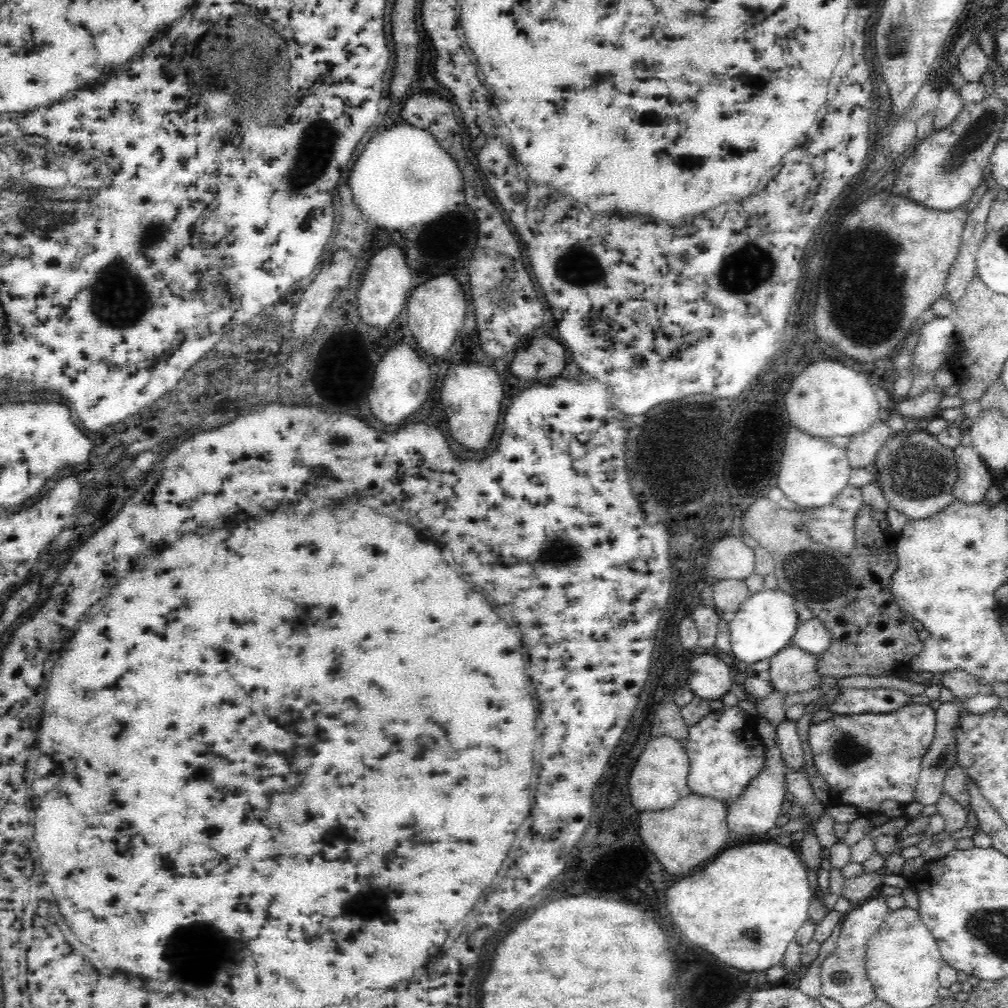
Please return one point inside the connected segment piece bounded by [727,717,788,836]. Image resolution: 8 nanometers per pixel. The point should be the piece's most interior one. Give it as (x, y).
(755, 811)

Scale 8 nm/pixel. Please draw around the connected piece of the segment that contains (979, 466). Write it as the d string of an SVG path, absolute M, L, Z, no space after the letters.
M959 445L953 449L953 452L958 472L953 487L955 500L965 504L984 502L988 487L992 485L991 472L985 461L972 447Z

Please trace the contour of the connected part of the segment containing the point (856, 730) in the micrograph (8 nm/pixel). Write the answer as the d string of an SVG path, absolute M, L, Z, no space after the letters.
M911 702L888 714L833 715L828 720L811 724L808 740L816 770L830 786L829 794L836 796L842 805L851 805L856 809L867 808L870 813L878 813L879 805L884 800L896 800L903 807L912 802L922 756L934 738L935 727L935 703L927 705Z

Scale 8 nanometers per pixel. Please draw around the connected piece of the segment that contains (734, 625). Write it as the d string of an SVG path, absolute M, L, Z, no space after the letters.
M763 589L748 597L740 605L738 612L728 616L731 656L752 665L765 658L772 658L787 646L799 624L794 600L790 594L779 589Z

